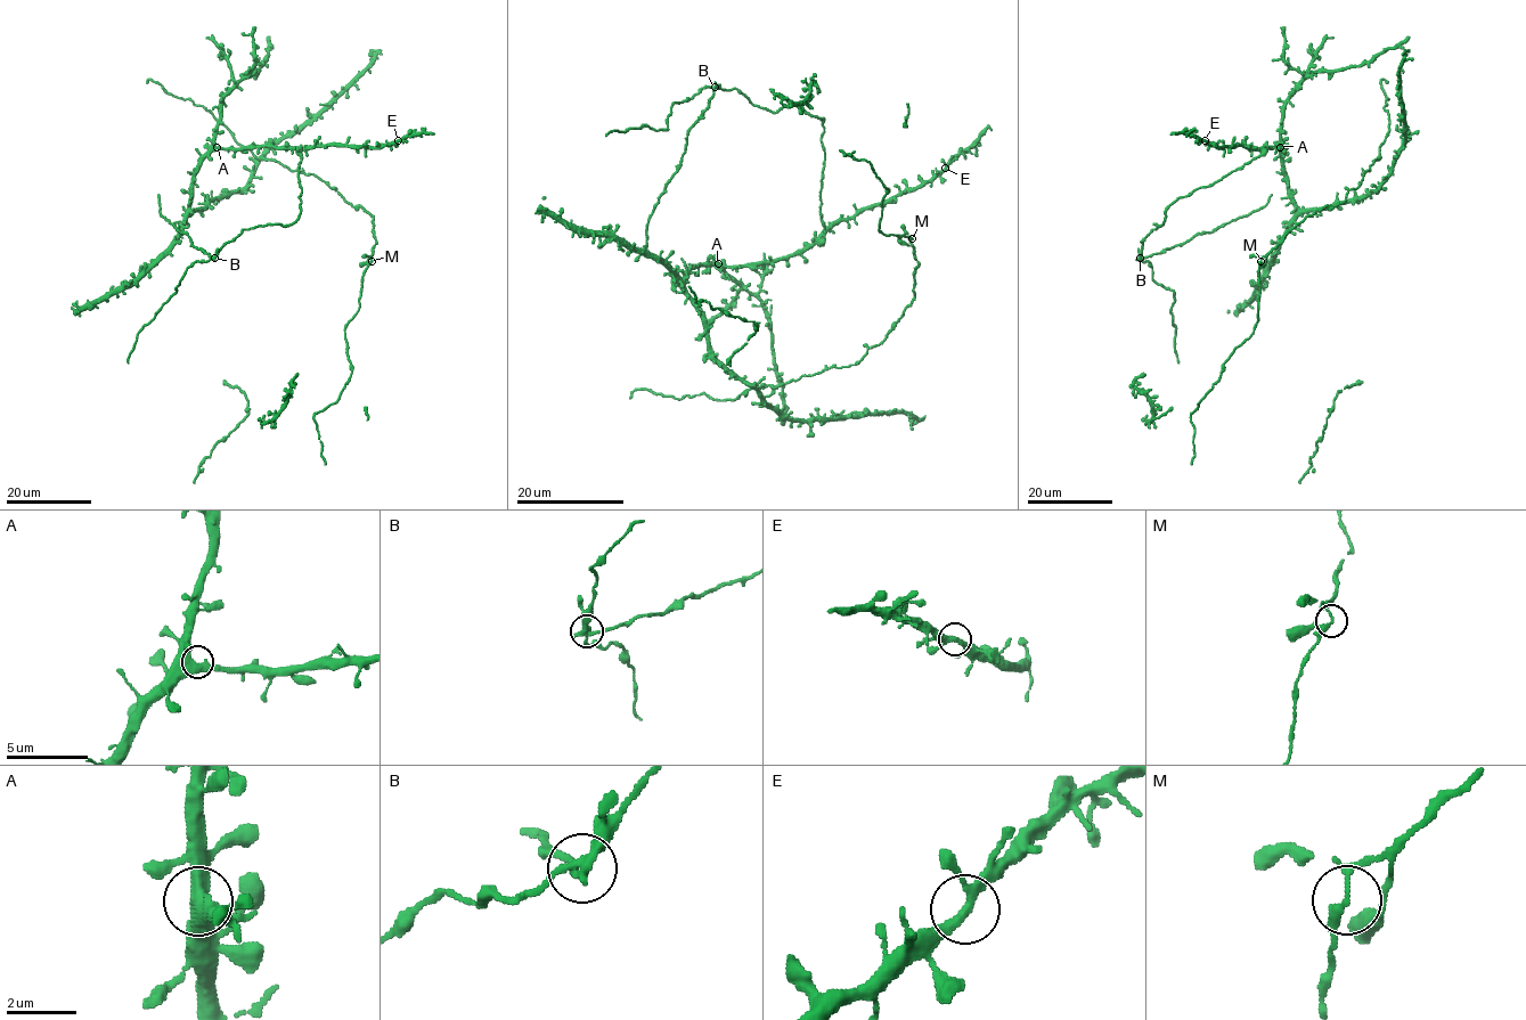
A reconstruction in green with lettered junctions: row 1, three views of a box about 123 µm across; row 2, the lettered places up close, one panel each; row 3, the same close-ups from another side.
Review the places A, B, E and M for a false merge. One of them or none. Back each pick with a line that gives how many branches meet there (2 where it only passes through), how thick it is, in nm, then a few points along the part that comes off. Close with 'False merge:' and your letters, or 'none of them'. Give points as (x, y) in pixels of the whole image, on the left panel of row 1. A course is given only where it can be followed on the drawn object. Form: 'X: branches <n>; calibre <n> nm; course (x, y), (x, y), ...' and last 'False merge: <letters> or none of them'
B: branches 3; calibre 260 nm; course (214, 258), (197, 249), (186, 233), (161, 214), (157, 195)
False merge: B

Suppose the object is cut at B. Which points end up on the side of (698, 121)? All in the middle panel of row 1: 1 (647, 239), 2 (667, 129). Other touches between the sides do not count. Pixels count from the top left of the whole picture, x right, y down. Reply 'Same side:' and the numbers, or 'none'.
Same side: 1

